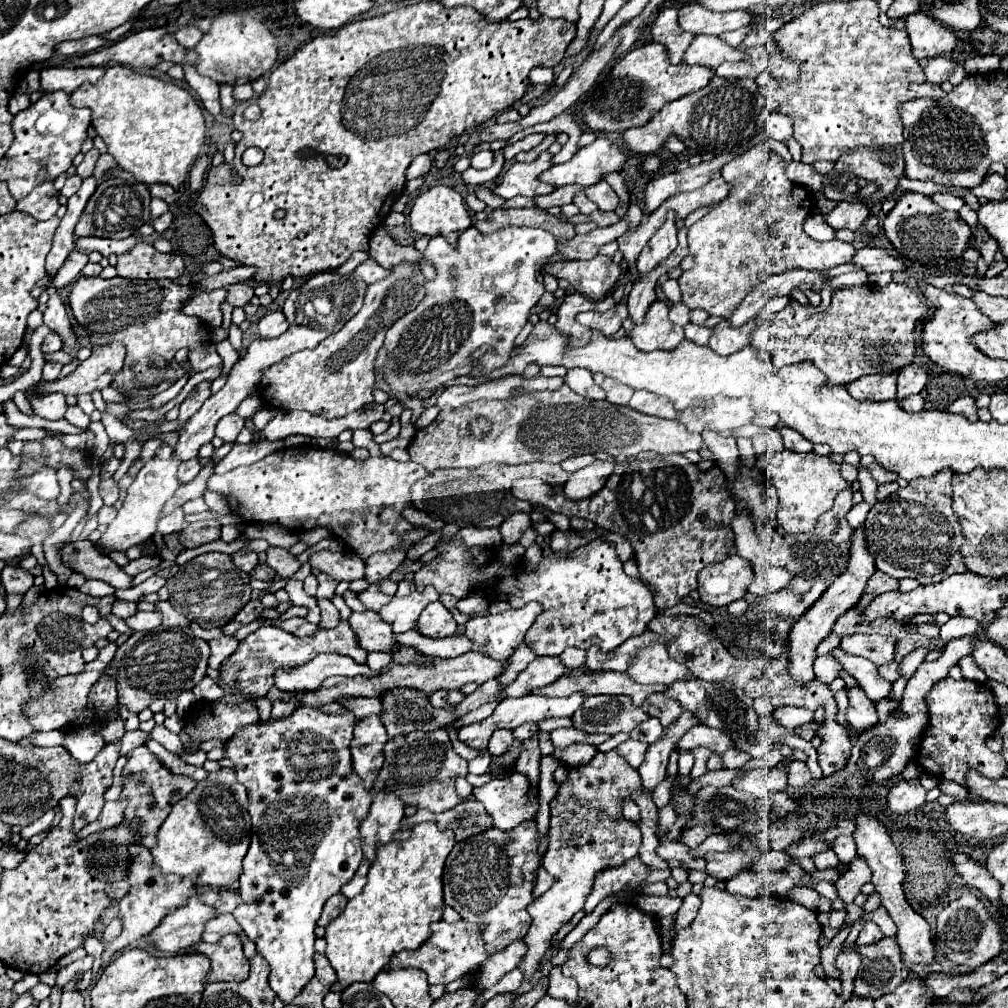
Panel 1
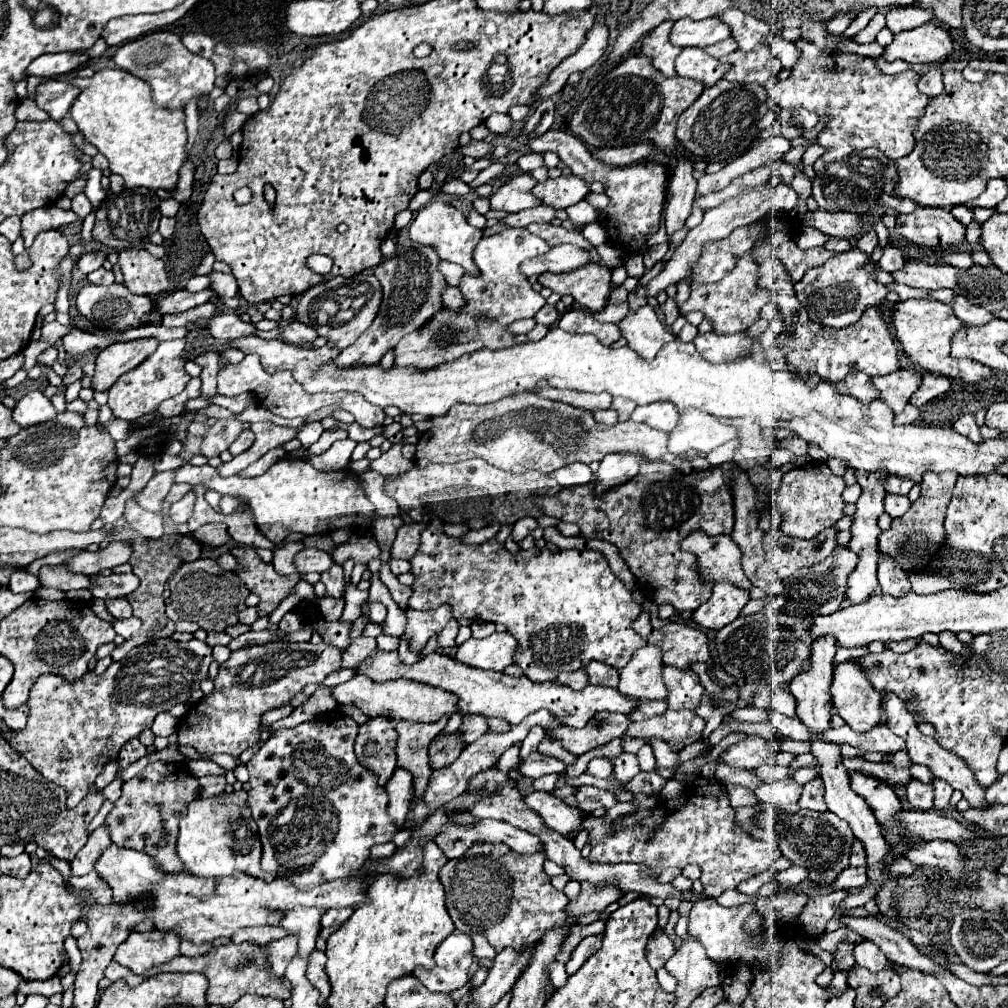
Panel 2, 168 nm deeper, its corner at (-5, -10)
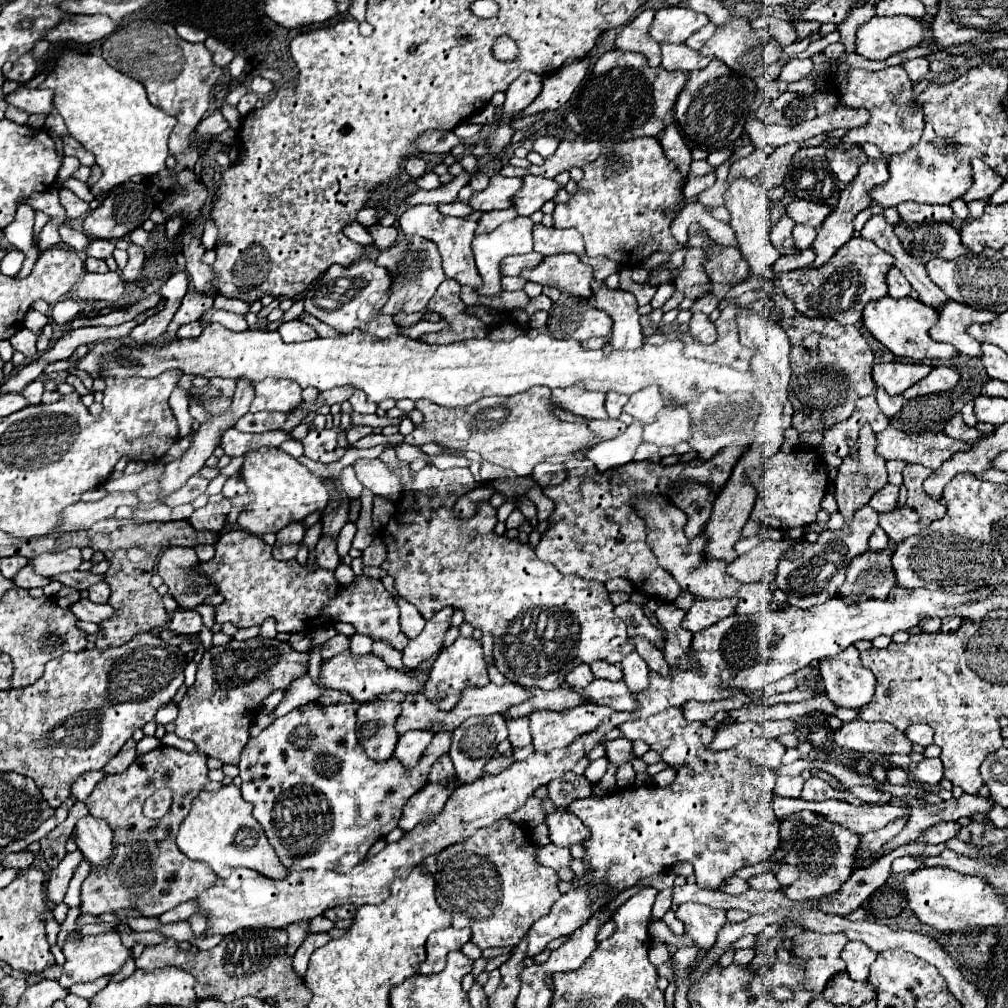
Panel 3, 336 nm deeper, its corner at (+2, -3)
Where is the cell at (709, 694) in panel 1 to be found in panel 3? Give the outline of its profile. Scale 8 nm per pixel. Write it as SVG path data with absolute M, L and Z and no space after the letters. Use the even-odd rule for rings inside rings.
M632 637L630 641L634 641L634 647L636 647L638 655L648 663L648 667L650 667L652 671L660 673L662 677L670 675L670 667L666 665L662 651L660 651L654 643L650 643L648 639L642 639L642 637Z

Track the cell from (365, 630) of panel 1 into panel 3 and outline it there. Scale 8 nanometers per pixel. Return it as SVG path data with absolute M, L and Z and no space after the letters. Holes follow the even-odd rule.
M336 635L336 637L332 637L328 643L324 643L324 647L322 647L322 659L326 661L326 659L332 659L334 655L338 655L338 653L342 653L342 651L346 651L346 649L350 649L350 637L346 637L346 635Z

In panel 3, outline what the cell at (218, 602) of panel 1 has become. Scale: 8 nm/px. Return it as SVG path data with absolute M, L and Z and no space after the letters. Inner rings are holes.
M170 547L160 557L158 575L164 579L168 593L182 609L196 609L208 597L218 593L218 587L198 569L198 565L198 555L190 547Z

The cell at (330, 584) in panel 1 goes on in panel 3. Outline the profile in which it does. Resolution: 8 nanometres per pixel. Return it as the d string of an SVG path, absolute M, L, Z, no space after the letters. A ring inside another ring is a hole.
M322 535L318 545L316 545L316 561L322 569L328 569L328 571L334 571L338 565L340 565L340 557L336 553L336 541L332 537L326 537Z

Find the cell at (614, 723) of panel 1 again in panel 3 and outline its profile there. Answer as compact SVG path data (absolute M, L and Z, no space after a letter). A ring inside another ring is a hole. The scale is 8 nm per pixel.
M586 703L570 711L534 711L528 716L534 751L552 751L566 747L574 739L594 731L606 717L612 715L612 707Z

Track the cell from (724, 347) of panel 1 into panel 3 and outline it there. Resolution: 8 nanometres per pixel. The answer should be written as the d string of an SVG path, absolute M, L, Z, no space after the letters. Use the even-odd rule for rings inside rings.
M694 313L690 323L690 333L696 341L704 343L704 345L710 345L716 341L716 329L714 329L714 323L704 315L704 313Z

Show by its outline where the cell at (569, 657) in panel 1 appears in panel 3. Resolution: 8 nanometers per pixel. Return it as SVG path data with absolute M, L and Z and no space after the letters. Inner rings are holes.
M594 661L594 663L590 663L590 669L598 679L608 679L608 681L620 681L622 679L622 671L616 665L610 665L606 661Z

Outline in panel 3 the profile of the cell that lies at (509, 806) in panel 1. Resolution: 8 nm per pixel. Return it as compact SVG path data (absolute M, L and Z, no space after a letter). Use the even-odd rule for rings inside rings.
M562 807L546 815L546 825L550 829L550 841L558 847L572 847L574 843L582 843L588 837L584 823Z

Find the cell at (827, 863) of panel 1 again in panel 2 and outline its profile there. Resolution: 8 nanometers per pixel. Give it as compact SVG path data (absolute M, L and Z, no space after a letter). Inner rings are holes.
M789 866L787 870L775 874L775 882L779 884L781 890L791 890L797 884L801 884L803 880L805 880L805 870L799 870L797 866Z

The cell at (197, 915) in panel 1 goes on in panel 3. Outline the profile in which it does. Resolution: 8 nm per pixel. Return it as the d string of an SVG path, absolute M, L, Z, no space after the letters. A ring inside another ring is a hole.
M106 931L100 935L88 935L82 941L68 939L62 951L66 957L64 973L58 979L58 983L62 987L72 987L74 983L80 983L80 981L96 981L102 975L114 975L132 957L132 949L126 949L126 945L122 943L122 939L116 931Z

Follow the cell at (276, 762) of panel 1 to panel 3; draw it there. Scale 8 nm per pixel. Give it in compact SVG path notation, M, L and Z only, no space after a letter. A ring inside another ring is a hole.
M312 701L312 703L306 703L306 705L302 705L302 707L292 709L292 711L290 711L288 715L284 715L284 717L278 717L278 719L276 719L272 725L268 725L258 737L254 737L254 739L250 739L250 741L246 743L246 747L244 747L244 751L242 751L242 757L240 757L240 763L238 763L238 767L240 767L240 777L242 777L242 797L244 797L248 803L254 805L252 815L254 815L254 819L262 825L262 829L264 829L264 833L266 833L266 837L268 837L268 841L270 841L270 845L274 847L274 851L276 851L278 857L280 857L280 855L308 855L308 853L312 855L312 853L314 853L314 867L318 867L321 870L334 869L340 873L348 872L348 869L354 868L360 859L366 857L368 849L370 849L380 837L388 835L394 827L398 827L398 821L400 821L400 817L402 817L402 809L404 809L406 801L408 801L418 789L424 787L424 783L428 781L428 771L430 771L432 763L434 763L442 753L448 753L448 751L450 751L452 731L438 731L438 733L434 733L434 739L432 739L432 743L428 745L428 749L424 751L420 763L418 763L412 771L406 771L394 757L388 759L388 761L384 761L384 763L378 763L378 761L370 759L370 757L364 753L364 749L360 747L360 743L358 743L358 739L356 739L356 707L358 707L356 703L350 703L350 705L328 705L328 707L326 707L326 705L320 705L320 703Z

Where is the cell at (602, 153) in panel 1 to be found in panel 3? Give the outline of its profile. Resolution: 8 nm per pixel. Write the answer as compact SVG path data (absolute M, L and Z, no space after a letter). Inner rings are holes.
M526 175L522 189L512 197L514 207L518 209L518 215L532 215L534 211L542 209L542 205L556 197L556 193L562 189L562 185L554 179Z

